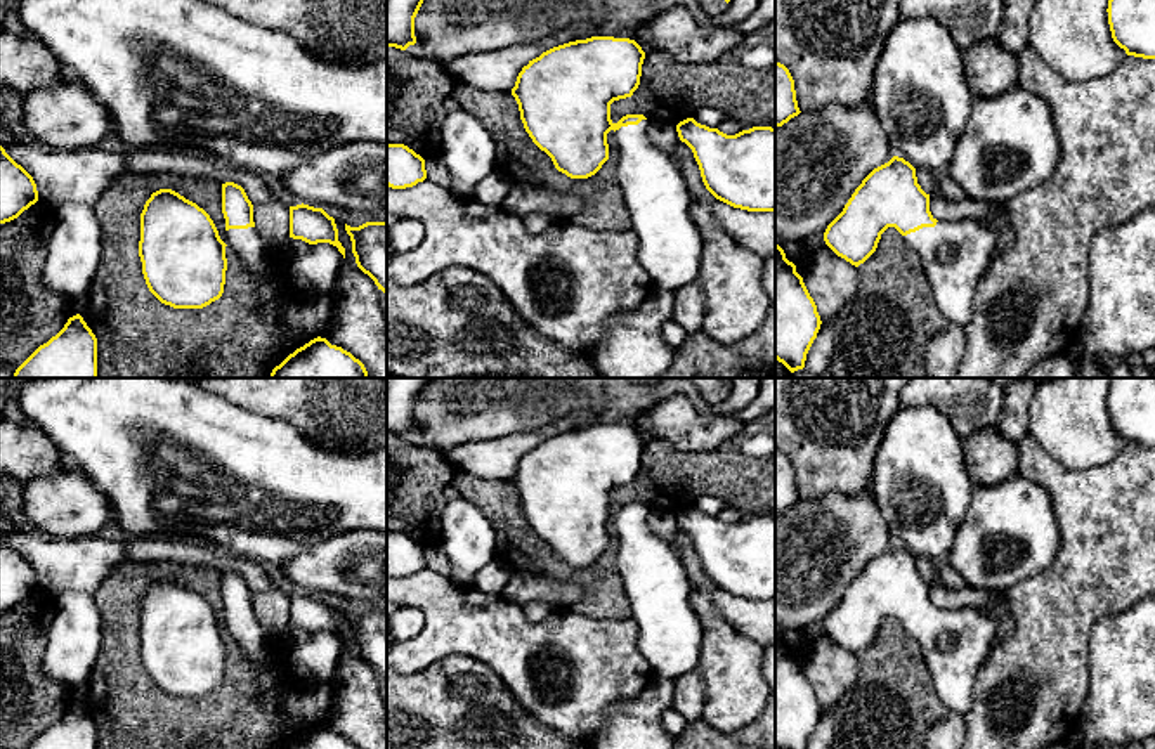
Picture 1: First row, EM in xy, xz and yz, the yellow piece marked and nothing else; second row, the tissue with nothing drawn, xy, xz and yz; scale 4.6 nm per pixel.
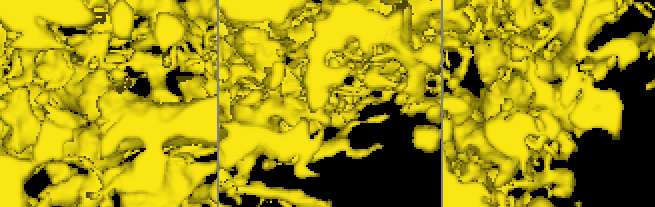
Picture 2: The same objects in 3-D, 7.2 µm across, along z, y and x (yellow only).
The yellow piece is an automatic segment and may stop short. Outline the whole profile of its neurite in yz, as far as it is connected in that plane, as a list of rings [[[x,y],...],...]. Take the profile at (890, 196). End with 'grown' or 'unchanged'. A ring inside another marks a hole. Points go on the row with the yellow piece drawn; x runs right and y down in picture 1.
[[[898,156],[874,168],[862,180],[843,212],[827,225],[824,241],[838,257],[858,267],[876,251],[888,227],[895,227],[921,257],[933,298],[943,316],[950,322],[969,321],[976,284],[997,251],[999,236],[994,229],[975,218],[936,220],[930,212],[930,194],[917,184],[916,168]]] | grown

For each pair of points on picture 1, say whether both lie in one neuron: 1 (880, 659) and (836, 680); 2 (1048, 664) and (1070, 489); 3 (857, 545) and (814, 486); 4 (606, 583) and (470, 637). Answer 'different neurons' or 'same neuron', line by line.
1: different neurons
2: same neuron
3: different neurons
4: different neurons

